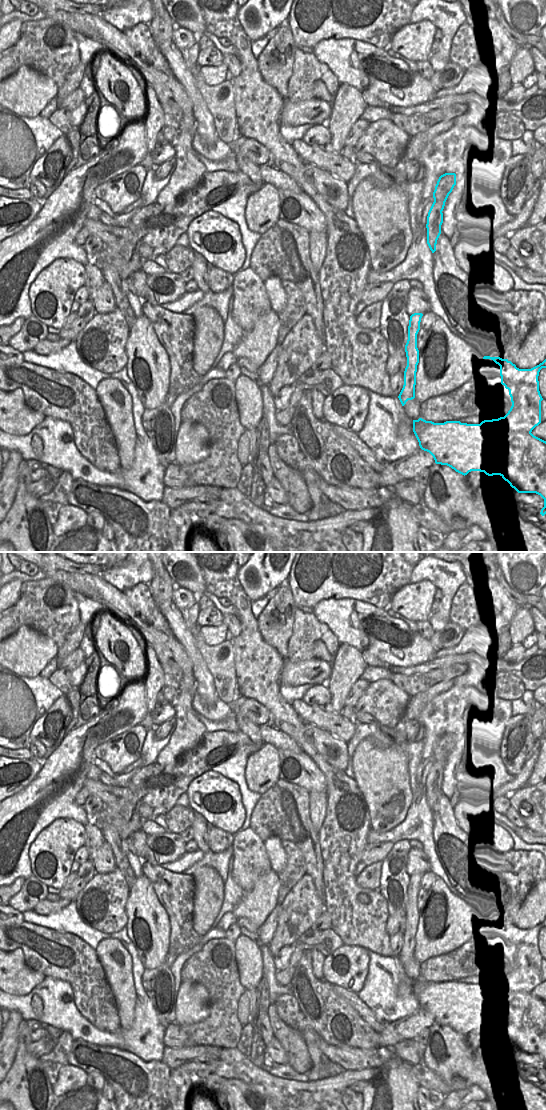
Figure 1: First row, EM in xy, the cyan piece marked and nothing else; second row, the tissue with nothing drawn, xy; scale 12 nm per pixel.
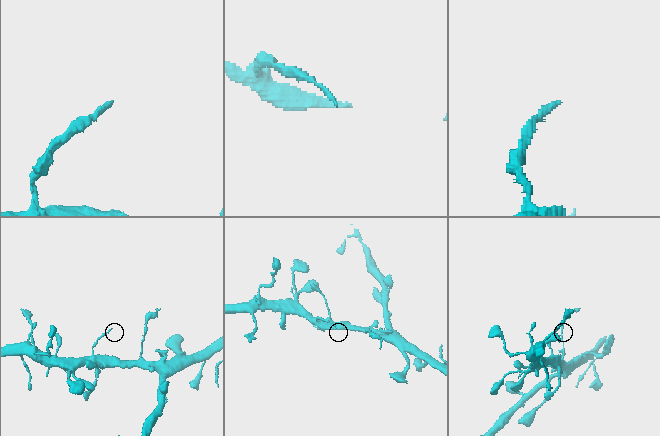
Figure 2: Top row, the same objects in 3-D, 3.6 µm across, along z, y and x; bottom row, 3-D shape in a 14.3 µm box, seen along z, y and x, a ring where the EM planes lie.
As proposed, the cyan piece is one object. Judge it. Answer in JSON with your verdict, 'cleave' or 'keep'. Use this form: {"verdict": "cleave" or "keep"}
{"verdict": "cleave"}

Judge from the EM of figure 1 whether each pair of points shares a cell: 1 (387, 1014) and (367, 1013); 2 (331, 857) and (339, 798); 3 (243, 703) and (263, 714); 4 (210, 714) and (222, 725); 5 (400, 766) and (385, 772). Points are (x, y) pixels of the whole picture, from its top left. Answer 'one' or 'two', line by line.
1: two
2: one
3: one
4: two
5: one

